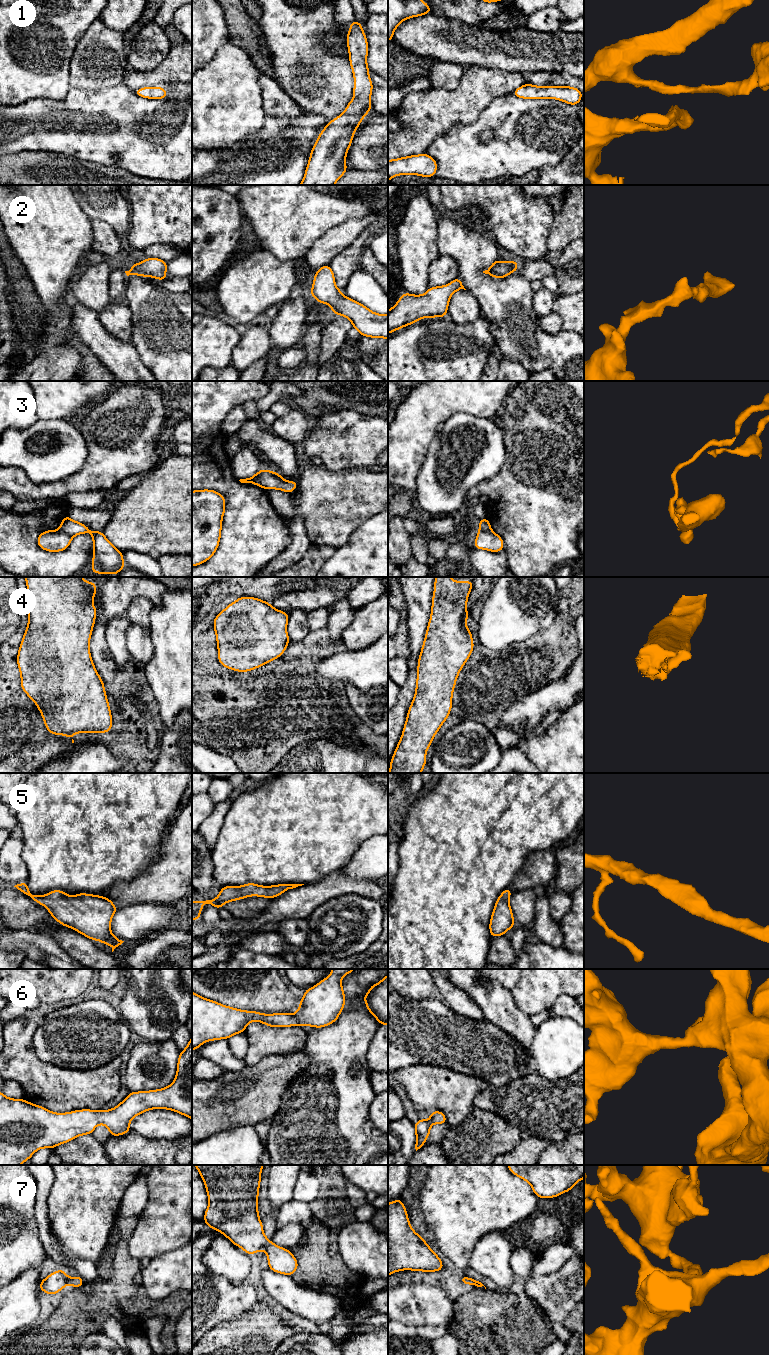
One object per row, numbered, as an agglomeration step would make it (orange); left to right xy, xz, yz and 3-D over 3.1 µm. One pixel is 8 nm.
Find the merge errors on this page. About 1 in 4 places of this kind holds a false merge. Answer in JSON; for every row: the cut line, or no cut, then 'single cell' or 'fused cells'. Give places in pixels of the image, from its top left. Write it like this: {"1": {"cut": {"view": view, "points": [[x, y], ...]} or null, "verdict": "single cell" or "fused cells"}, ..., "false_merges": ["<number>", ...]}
{"1": {"cut": null, "verdict": "single cell"}, "2": {"cut": null, "verdict": "single cell"}, "3": {"cut": {"view": "xz", "points": [[263, 469], [259, 477], [260, 486]]}, "verdict": "fused cells"}, "4": {"cut": null, "verdict": "single cell"}, "5": {"cut": null, "verdict": "single cell"}, "6": {"cut": null, "verdict": "single cell"}, "7": {"cut": null, "verdict": "single cell"}, "false_merges": ["3"]}

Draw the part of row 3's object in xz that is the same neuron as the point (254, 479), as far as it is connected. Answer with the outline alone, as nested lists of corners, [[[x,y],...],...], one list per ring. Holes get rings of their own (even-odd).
[[[263,469],[258,471],[254,476],[250,477],[250,478],[246,478],[246,479],[240,479],[239,481],[241,483],[252,483],[252,484],[255,484],[255,485],[261,487],[261,485],[259,483],[259,477],[262,474],[262,472],[263,472]]]

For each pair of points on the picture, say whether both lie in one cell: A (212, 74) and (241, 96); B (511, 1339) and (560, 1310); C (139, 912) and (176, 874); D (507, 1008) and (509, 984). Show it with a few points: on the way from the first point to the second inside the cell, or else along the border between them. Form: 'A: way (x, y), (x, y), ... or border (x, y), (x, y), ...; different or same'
A: way (219, 81), (234, 96); same
B: border (551, 1322), (557, 1337); different
C: border (172, 903), (134, 903), (125, 906); different
D: border (486, 981), (499, 982), (510, 991); different

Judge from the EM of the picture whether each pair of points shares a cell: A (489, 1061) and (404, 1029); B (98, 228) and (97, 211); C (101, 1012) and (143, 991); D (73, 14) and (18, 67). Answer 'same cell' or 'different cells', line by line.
A: same cell
B: different cells
C: different cells
D: same cell

